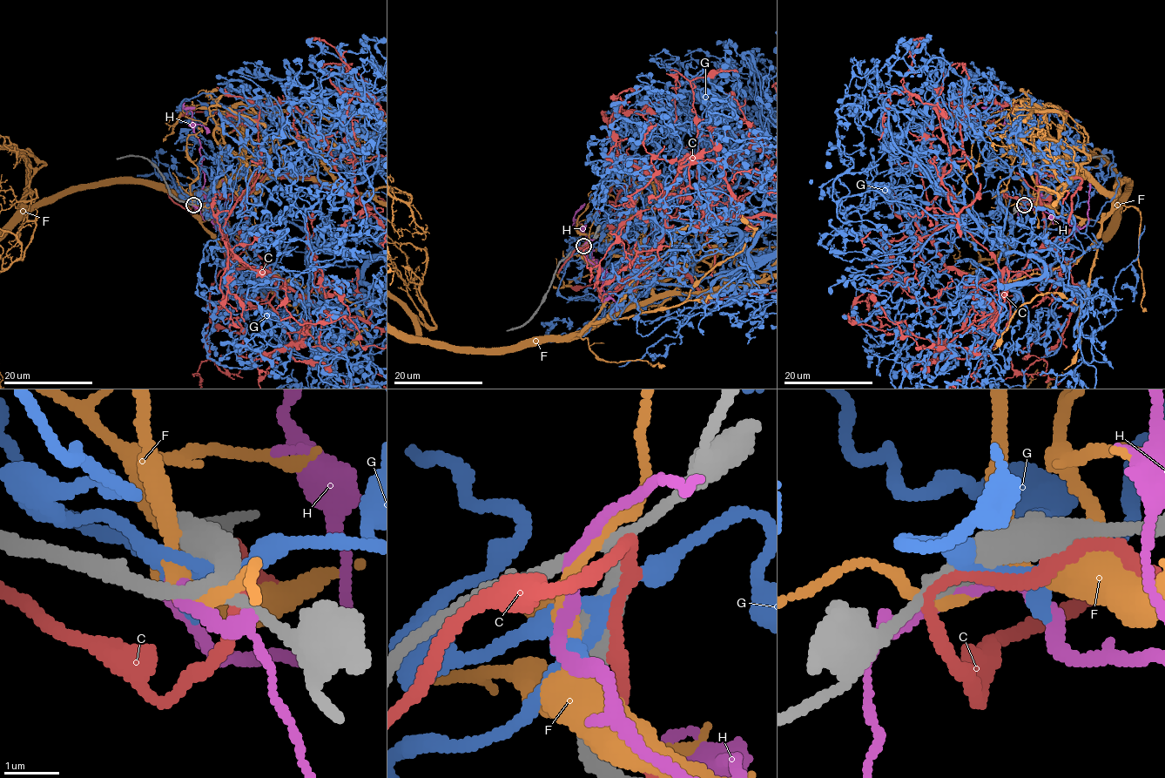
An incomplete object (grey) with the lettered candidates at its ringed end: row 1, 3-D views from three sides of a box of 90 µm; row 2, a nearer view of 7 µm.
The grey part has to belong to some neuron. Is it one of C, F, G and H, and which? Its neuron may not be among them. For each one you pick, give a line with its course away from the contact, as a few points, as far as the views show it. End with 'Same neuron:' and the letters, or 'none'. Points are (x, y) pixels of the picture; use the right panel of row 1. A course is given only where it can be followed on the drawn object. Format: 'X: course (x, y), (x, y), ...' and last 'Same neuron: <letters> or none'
H: course (1023, 206), (1029, 204), (1035, 210), (1043, 210), (1040, 204), (1037, 170), (1005, 122), (1001, 108), (981, 107)
Same neuron: H

